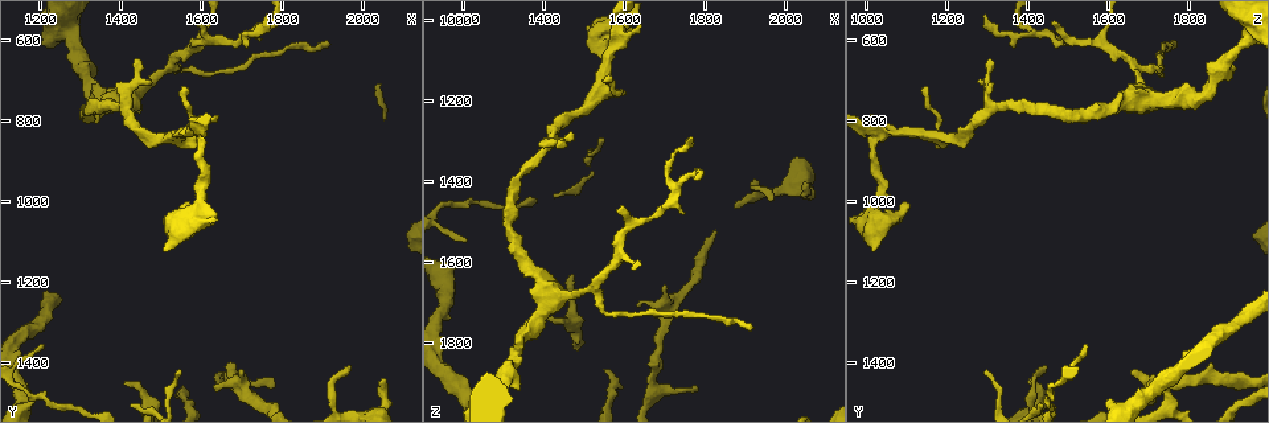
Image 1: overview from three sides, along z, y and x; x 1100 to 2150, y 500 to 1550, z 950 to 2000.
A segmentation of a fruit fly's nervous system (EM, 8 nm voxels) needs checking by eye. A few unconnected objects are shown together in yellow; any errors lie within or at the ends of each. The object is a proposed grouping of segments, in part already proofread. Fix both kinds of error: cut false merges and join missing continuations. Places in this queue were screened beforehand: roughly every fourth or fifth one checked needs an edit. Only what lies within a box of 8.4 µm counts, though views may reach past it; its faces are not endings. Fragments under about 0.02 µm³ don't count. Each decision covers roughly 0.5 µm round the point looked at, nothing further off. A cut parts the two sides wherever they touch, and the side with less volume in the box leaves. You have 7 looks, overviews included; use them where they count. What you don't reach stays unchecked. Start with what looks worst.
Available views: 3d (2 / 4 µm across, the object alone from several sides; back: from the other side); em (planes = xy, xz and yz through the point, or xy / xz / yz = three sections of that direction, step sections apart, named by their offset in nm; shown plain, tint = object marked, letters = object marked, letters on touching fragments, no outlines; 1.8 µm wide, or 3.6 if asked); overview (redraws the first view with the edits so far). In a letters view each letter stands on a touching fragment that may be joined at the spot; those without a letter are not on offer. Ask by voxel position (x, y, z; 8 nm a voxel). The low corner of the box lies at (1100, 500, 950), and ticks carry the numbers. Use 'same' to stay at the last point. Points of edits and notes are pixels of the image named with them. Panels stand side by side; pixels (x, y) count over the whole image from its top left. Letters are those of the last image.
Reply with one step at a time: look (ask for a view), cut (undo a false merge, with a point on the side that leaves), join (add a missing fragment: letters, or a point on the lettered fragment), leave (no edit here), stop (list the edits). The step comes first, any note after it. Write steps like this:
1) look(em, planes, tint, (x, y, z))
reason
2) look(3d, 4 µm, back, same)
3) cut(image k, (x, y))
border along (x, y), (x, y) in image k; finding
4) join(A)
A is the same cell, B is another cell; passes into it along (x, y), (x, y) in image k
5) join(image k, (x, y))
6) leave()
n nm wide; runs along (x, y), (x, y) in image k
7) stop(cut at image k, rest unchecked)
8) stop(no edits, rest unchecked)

look(em, yz, step 16, letters, (1690, 1415, 1665))
an open end

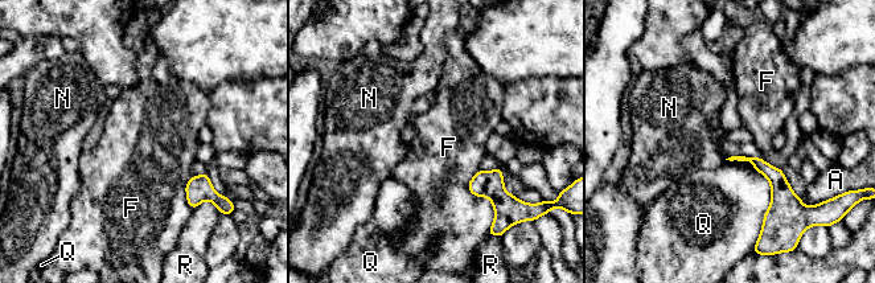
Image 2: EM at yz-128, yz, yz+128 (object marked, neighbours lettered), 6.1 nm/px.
leave()
A, F, N, Q and R are other cells; border along (480, 168), (468, 189), (494, 216) in image 2; no lettered fragment goes on from it

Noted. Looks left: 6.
look(em, xy, step 4, letters, (1775, 1465, 1920))
branch stops here

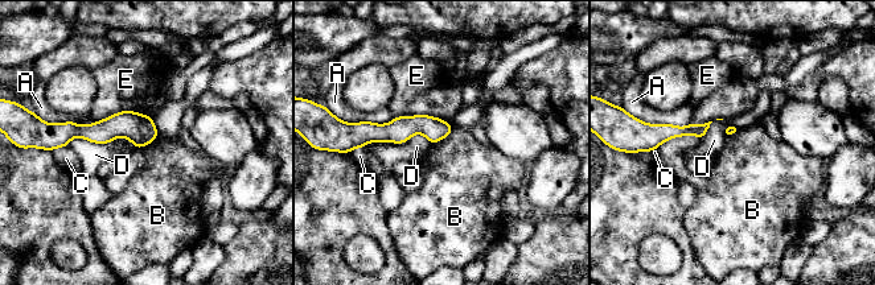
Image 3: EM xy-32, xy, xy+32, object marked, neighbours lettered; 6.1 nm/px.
leave()
A, B, C, D and E are other cells; runs along (448, 128), (405, 127), (362, 141) in image 3; no lettered fragment goes on from it

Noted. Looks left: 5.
look(3d, 4 µm, (1565, 1045, 1025))
abrupt turn

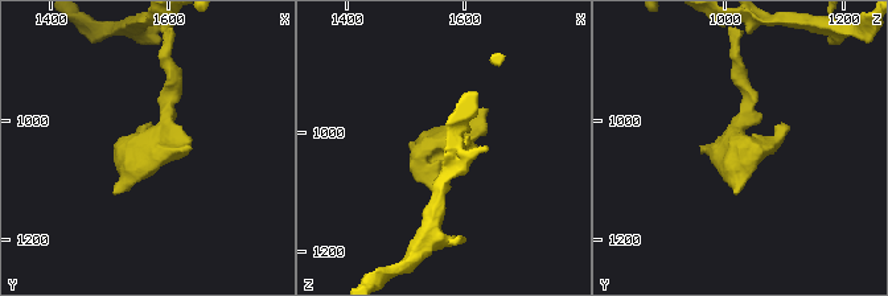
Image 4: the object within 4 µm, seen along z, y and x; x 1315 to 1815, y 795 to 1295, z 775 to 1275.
look(em, planes, tint, (1560, 1045, 1025))

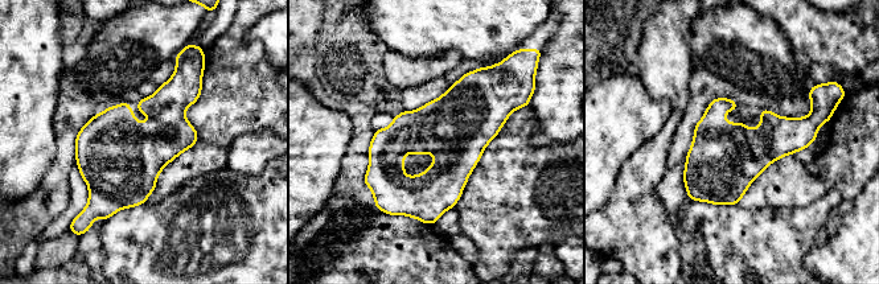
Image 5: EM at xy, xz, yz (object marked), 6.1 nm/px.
look(em, planes, letters, same)

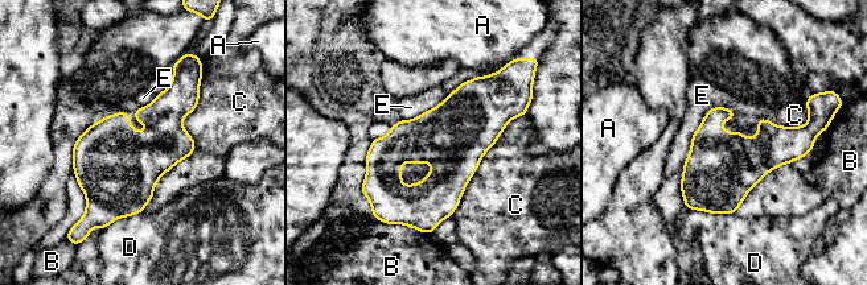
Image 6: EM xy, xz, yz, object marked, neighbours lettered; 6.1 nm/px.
leave()
420 nm wide; C touches over 850 nm; A, B, C, D and E are other cells; continuous, no second cell

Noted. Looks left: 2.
stop(no edits, rest unchecked)

